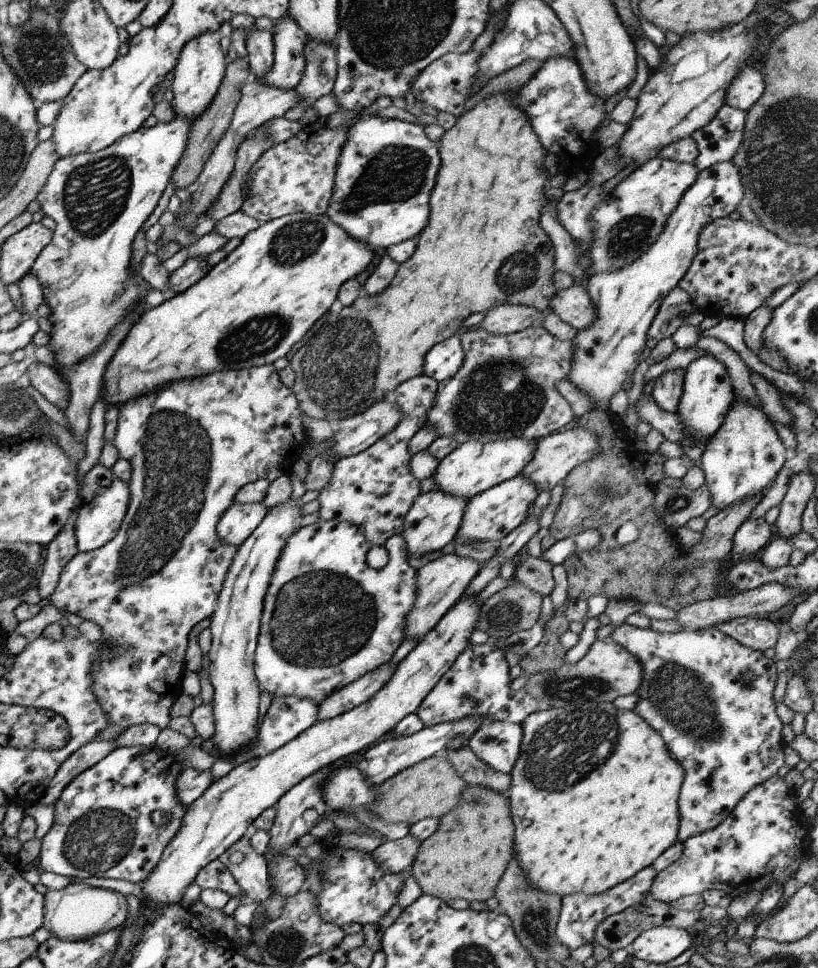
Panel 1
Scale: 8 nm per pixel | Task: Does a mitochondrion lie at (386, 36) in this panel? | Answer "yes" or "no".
yes

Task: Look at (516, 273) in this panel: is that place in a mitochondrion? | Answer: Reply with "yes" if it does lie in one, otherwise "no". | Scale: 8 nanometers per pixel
yes

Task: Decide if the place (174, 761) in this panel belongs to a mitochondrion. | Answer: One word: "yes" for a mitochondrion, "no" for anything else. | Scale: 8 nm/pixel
no

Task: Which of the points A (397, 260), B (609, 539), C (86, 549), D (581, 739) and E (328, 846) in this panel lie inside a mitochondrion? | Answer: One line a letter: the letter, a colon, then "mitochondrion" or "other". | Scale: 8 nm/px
A: other
B: other
C: other
D: mitochondrion
E: other

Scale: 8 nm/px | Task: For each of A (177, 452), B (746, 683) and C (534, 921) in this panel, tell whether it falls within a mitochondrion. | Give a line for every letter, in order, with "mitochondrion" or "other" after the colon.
A: mitochondrion
B: other
C: mitochondrion

